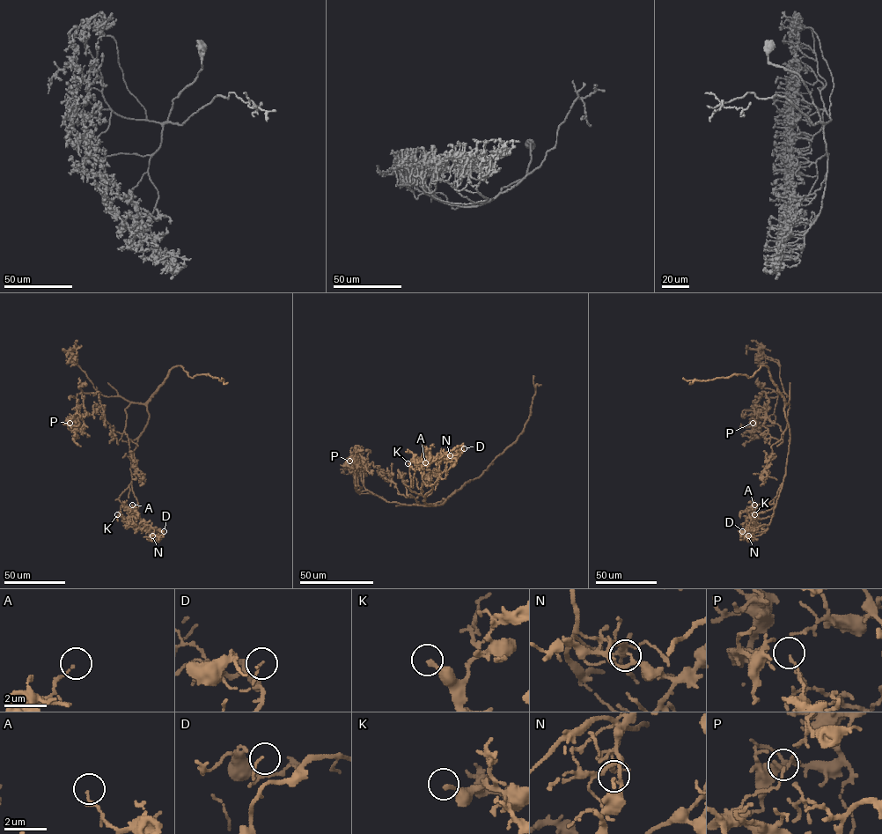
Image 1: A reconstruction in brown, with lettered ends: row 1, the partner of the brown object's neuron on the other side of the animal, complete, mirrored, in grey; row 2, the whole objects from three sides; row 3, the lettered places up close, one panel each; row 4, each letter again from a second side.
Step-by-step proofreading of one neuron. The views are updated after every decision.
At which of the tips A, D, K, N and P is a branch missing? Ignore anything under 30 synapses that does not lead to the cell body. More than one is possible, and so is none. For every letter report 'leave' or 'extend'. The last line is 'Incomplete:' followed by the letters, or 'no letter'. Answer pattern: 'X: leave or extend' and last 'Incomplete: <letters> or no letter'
A: extend
D: leave
K: extend
N: leave
P: leave
Incomplete: A, K

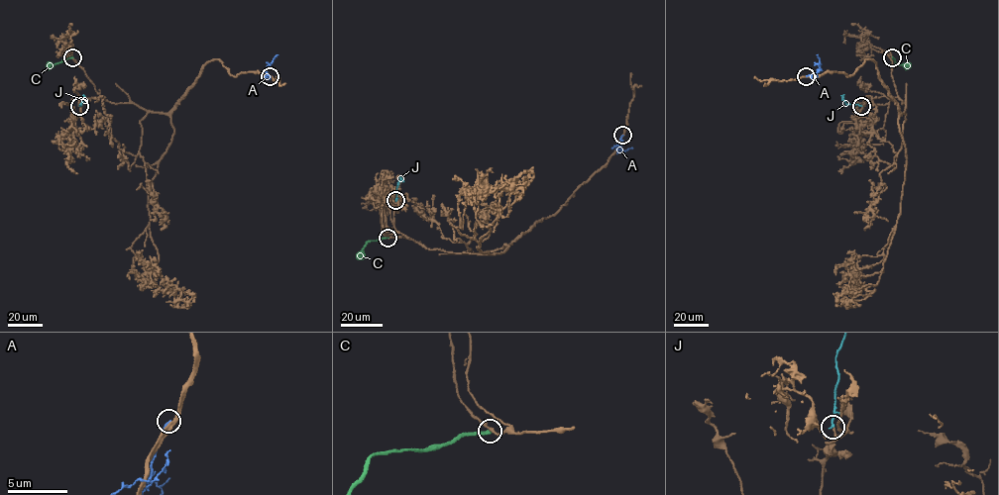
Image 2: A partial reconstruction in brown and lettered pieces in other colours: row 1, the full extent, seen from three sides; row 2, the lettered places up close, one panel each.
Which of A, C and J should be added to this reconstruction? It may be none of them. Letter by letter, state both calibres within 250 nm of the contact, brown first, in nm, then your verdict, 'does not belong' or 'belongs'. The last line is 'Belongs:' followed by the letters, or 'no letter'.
A: 320/200 nm | does not belong
C: 240/400 nm | does not belong
J: 150/190 nm | belongs
Belongs: J

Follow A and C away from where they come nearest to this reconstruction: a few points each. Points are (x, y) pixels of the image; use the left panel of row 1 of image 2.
A: (270, 76), (267, 66), (277, 54)
C: (72, 57), (48, 66)

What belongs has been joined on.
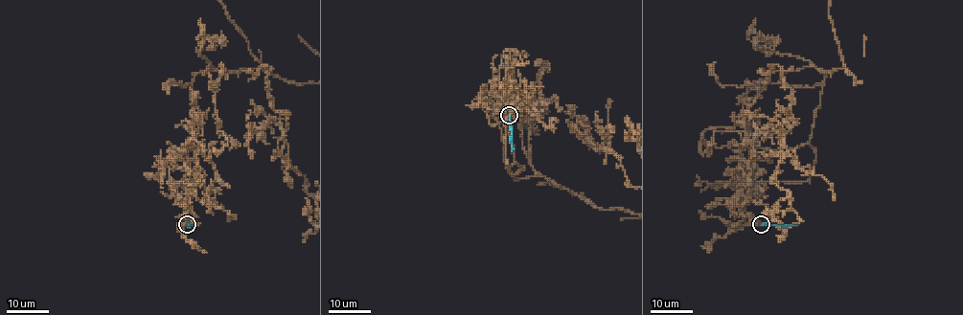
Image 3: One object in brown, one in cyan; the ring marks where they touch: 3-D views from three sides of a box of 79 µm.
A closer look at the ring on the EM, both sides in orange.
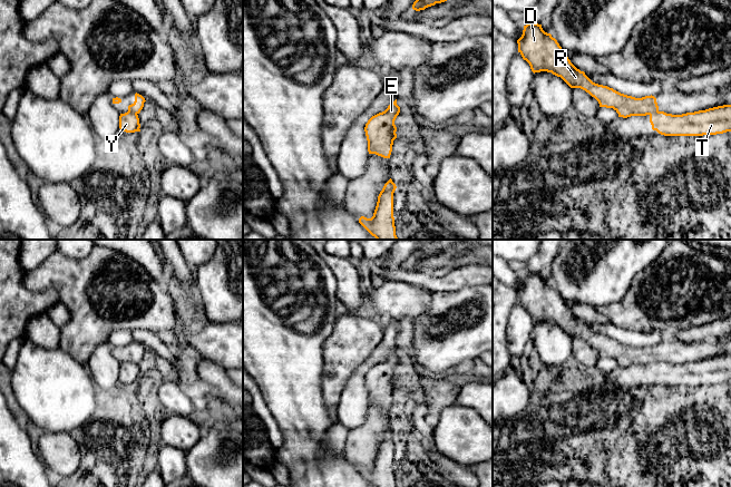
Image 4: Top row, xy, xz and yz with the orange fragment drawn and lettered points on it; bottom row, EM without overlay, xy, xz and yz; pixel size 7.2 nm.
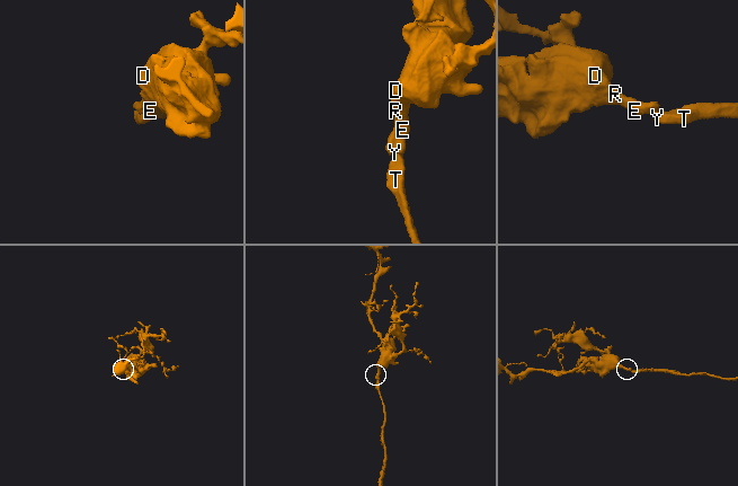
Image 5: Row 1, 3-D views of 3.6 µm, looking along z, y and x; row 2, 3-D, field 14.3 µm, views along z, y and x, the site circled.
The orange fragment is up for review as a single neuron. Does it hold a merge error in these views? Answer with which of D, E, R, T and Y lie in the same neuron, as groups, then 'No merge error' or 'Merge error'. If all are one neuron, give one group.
Groups: D E R / T Y. Merge error

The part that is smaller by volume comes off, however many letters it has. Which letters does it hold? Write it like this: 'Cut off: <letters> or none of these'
Cut off: T, Y

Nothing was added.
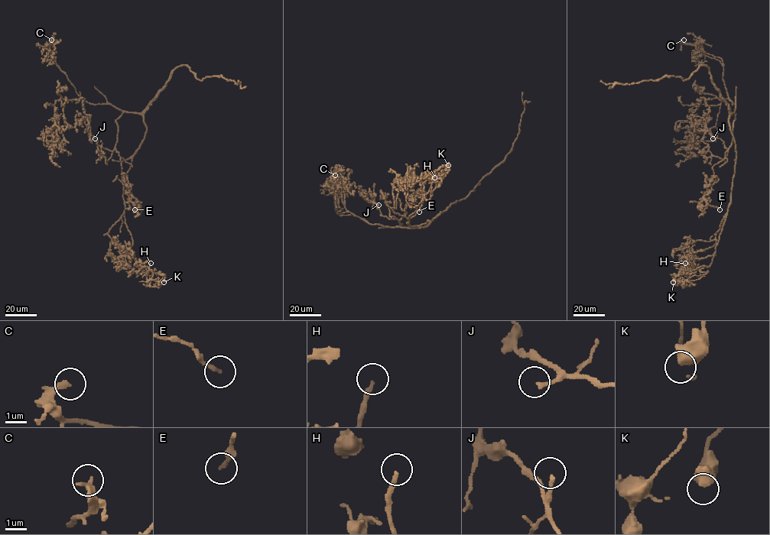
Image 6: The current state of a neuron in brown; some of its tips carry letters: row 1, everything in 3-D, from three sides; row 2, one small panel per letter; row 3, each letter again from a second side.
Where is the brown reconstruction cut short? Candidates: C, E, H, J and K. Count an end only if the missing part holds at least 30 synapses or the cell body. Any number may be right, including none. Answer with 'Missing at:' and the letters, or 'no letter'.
Missing at: C, J

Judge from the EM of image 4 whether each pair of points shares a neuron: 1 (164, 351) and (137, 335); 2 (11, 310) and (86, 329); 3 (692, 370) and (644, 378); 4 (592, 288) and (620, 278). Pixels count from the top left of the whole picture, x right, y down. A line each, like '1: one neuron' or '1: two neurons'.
1: one neuron
2: two neurons
3: one neuron
4: one neuron

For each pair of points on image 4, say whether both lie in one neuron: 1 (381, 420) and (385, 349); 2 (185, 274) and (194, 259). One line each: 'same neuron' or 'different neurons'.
1: different neurons
2: different neurons

